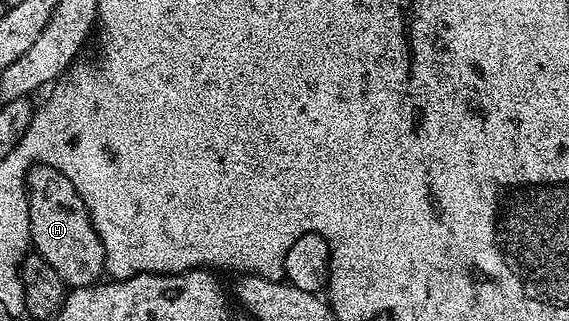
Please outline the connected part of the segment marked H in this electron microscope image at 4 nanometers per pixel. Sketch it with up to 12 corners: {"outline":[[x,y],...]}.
{"outline":[[26,177],[32,248],[66,286],[94,284],[105,248],[74,184]]}

